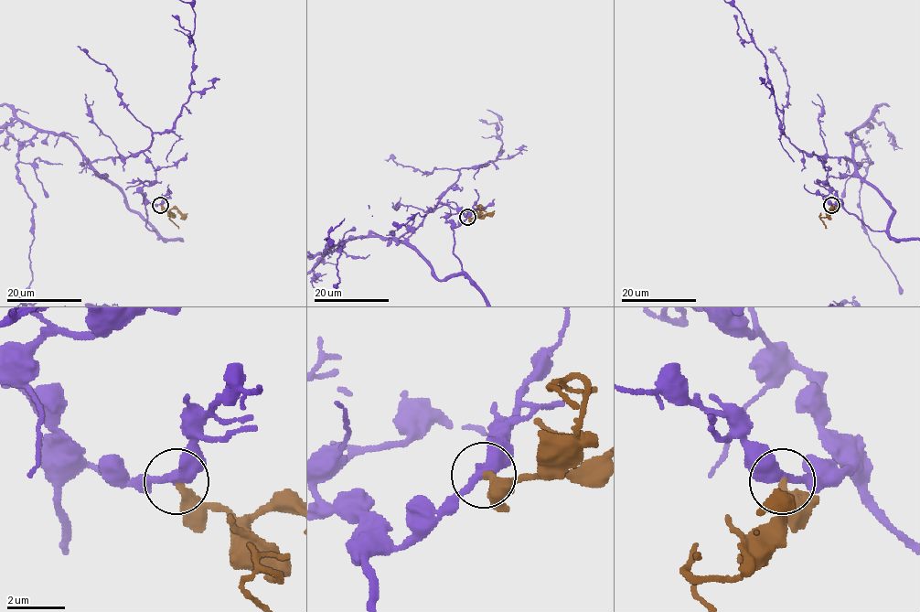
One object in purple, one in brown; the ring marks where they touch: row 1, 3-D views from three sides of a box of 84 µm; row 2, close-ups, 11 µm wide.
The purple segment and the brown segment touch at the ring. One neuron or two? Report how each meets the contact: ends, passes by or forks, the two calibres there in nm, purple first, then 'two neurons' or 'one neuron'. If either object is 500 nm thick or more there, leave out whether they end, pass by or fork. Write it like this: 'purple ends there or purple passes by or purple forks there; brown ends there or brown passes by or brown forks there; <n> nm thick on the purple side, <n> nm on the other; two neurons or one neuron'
purple passes by; brown ends there; 400 nm thick on the purple side, 320 nm on the other; one neuron

